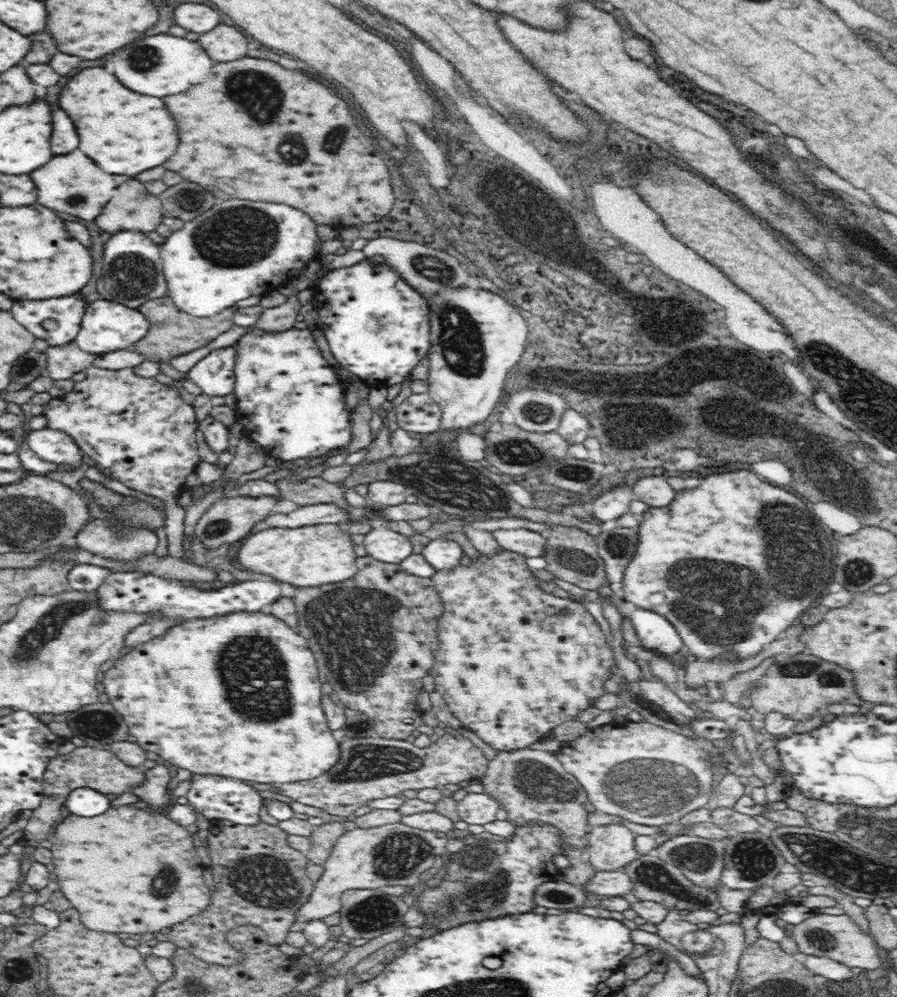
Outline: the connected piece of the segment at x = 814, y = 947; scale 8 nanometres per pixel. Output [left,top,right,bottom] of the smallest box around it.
[789,913,880,972]

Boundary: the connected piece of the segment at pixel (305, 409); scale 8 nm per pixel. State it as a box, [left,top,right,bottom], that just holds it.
[234,327,352,462]

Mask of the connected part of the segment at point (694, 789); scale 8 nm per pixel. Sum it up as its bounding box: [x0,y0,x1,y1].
[554,721,717,826]

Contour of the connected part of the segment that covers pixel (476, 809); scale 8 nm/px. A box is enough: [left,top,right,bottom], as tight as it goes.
[457,792,501,824]

